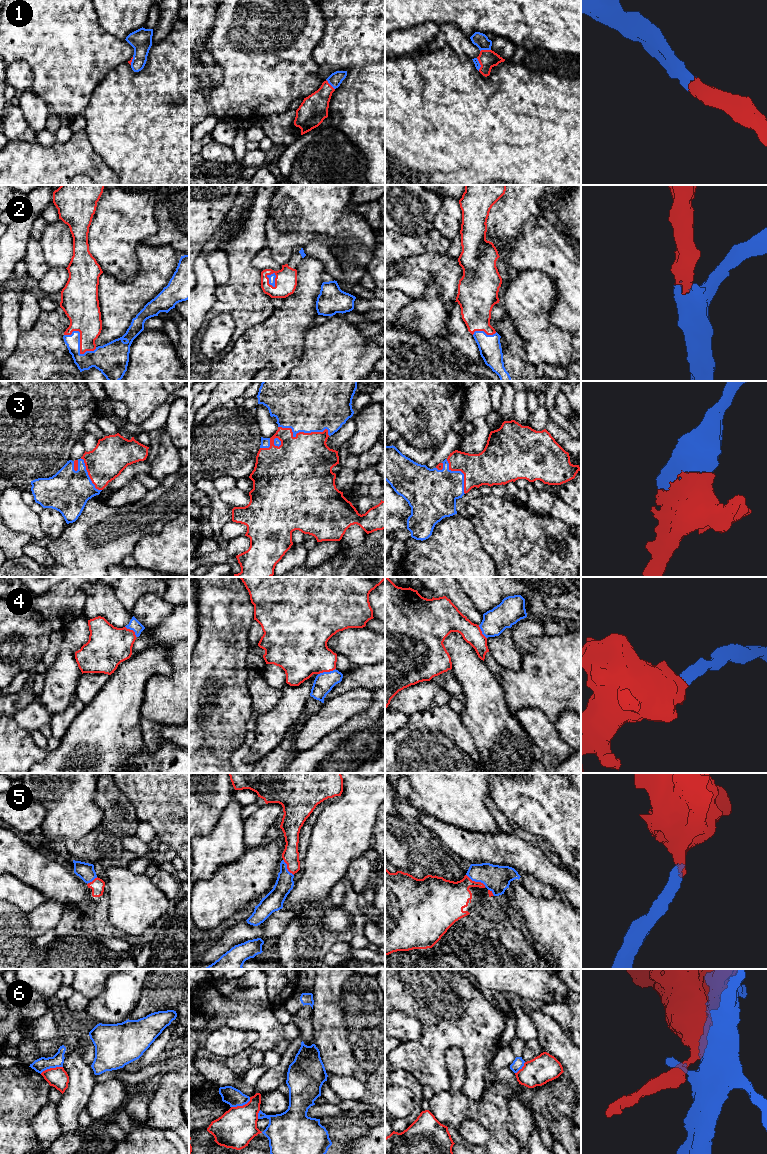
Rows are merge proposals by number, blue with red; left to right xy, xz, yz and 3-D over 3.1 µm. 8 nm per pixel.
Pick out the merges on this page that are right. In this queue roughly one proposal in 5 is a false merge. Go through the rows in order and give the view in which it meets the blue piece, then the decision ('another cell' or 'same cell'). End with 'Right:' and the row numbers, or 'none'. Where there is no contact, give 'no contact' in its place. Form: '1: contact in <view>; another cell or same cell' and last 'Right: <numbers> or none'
1: contact in yz; same cell
2: contact in xy; same cell
3: contact in xz; same cell
4: contact in xz; same cell
5: contact in yz; same cell
6: contact in xy; another cell
Right: 1, 2, 3, 4, 5

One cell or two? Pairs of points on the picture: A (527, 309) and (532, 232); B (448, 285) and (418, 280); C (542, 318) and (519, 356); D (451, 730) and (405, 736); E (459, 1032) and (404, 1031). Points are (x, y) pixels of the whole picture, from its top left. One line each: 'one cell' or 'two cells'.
A: two cells
B: one cell
C: two cells
D: one cell
E: two cells

